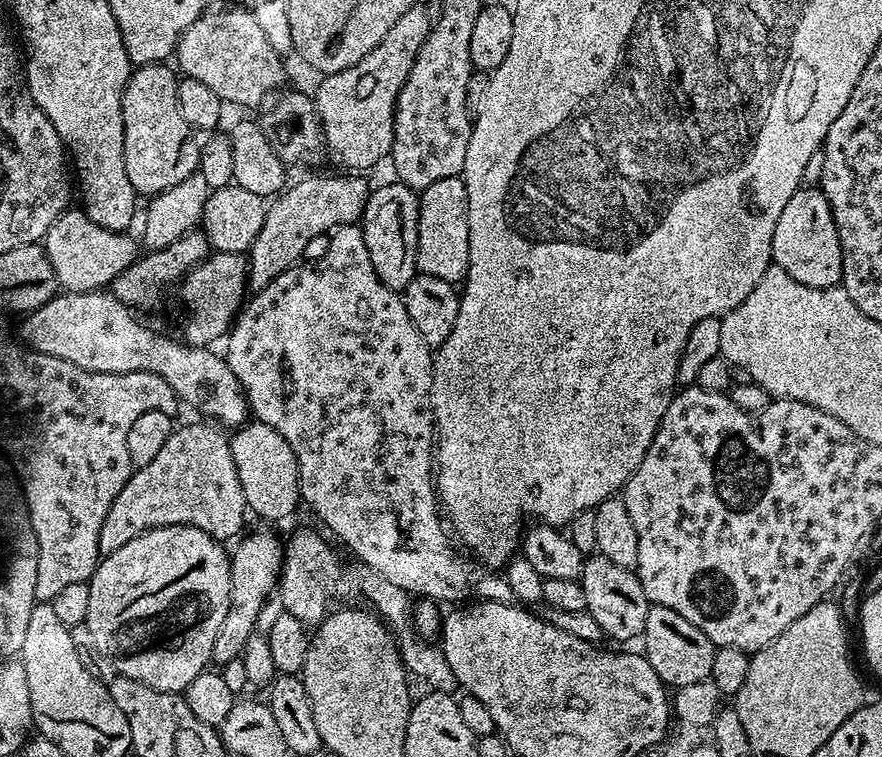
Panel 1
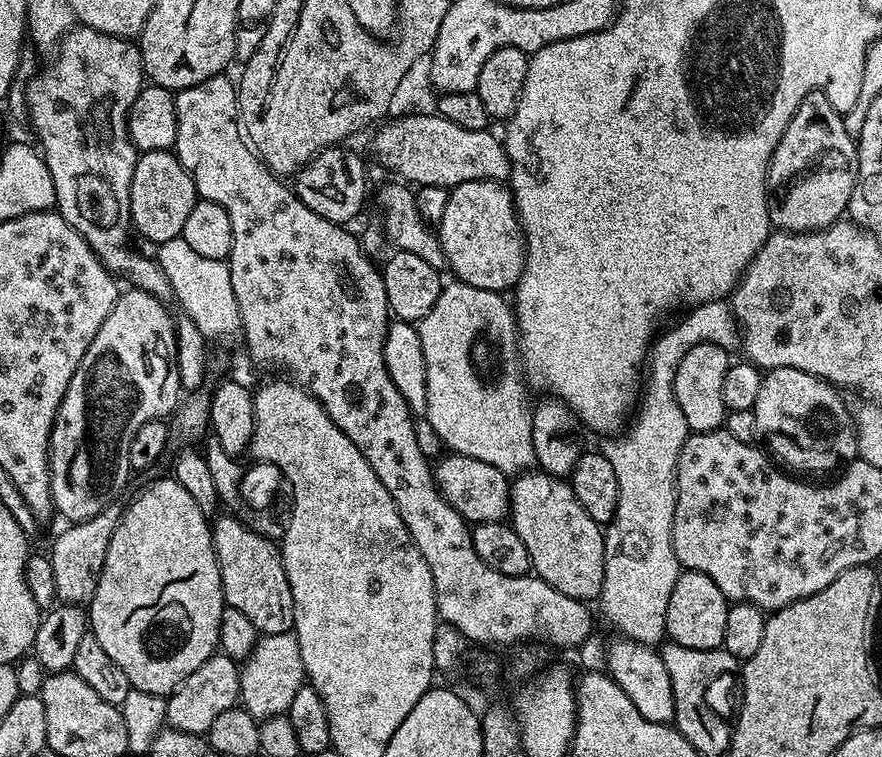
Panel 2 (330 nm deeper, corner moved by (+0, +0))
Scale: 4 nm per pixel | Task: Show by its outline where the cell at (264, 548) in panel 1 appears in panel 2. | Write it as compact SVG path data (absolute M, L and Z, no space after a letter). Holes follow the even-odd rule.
M217 654L206 658L206 662L202 662L202 666L198 666L198 670L194 670L194 674L190 674L190 678L183 680L167 697L167 727L195 736L207 734L210 725L218 719L218 714L237 707L240 700L240 670L241 665L229 656Z

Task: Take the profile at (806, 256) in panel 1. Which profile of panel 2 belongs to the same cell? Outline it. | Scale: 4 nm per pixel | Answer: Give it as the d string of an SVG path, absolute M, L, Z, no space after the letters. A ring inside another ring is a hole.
M811 92L798 106L790 126L772 151L768 167L768 219L777 229L786 232L817 232L841 219L848 211L850 194L856 185L856 140L846 134L844 117L834 110L823 92Z

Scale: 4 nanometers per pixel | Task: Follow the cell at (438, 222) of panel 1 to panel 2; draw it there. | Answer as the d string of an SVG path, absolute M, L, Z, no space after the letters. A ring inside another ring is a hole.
M475 180L462 182L448 193L446 208L438 223L438 235L441 250L447 267L461 284L478 286L478 290L490 290L501 294L515 289L524 273L524 232L520 229L520 220L516 216L516 204L511 191L498 180Z

